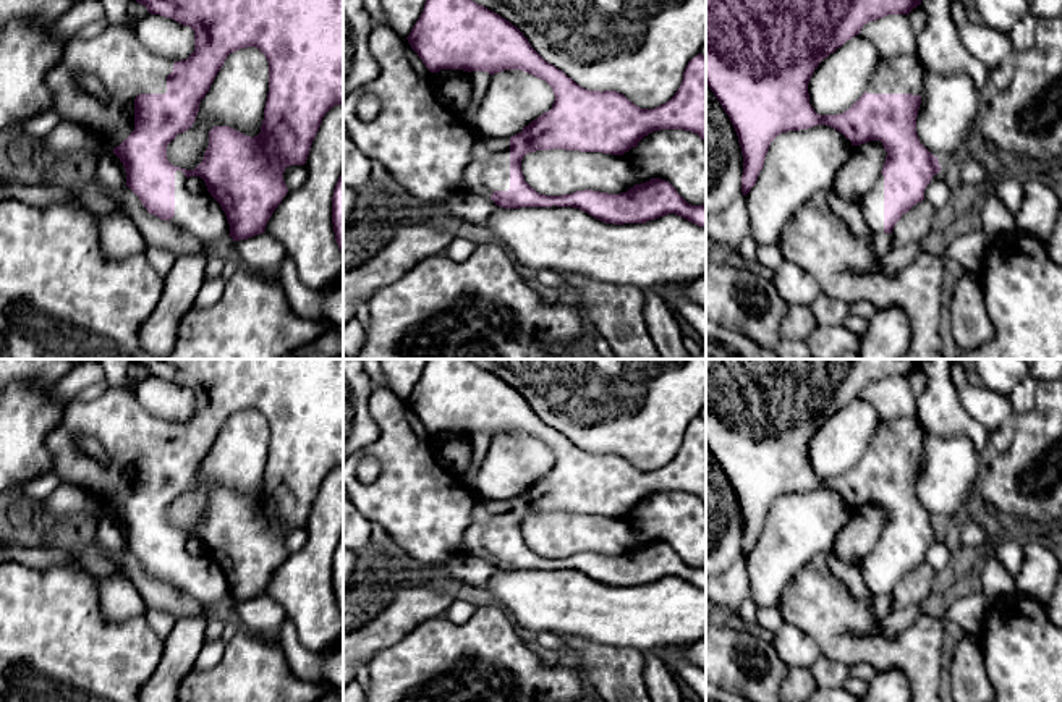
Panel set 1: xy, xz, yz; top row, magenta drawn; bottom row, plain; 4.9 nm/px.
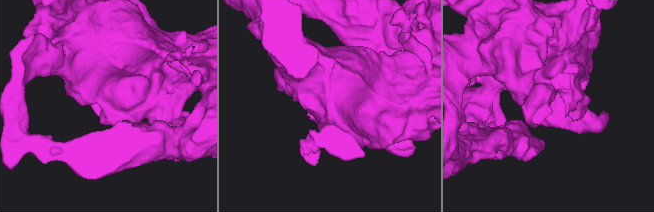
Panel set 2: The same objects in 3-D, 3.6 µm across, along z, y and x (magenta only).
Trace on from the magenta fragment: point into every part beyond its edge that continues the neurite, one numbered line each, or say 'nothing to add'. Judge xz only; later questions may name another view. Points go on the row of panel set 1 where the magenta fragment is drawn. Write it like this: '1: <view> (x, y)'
1: xz (489, 170)

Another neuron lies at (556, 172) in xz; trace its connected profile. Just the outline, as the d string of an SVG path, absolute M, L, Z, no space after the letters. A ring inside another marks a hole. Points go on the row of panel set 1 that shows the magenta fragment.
M565 149L529 152L521 160L525 181L546 196L576 191L627 192L635 175L625 155Z

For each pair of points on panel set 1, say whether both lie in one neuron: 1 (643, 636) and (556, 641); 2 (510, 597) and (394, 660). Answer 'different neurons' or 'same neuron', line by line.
1: different neurons
2: different neurons

